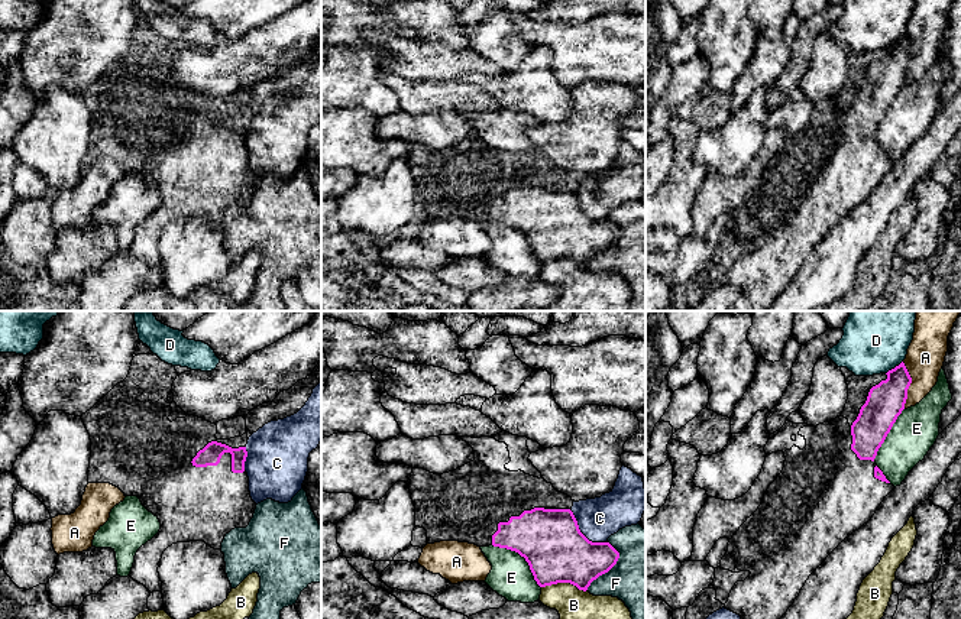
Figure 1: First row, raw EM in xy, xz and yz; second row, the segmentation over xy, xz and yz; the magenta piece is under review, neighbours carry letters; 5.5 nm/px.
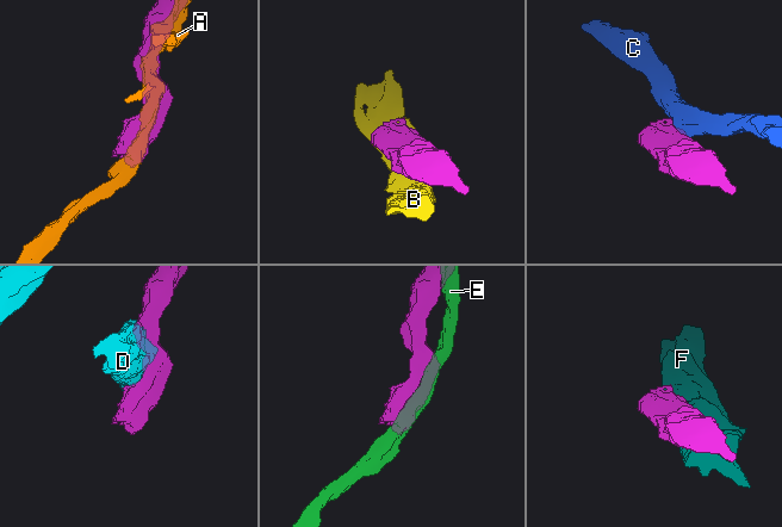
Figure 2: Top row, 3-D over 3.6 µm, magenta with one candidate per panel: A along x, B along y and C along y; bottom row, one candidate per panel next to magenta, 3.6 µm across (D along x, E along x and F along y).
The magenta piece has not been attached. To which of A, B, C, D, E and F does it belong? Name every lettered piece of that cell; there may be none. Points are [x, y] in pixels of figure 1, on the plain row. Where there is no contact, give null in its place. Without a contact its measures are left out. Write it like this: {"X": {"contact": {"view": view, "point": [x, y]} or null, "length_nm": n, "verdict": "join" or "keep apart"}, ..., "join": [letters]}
{"A": {"contact": {"view": "yz", "point": [909, 61]}, "length_nm": 260, "verdict": "keep apart"}, "B": {"contact": {"view": "xz", "point": [565, 258]}, "length_nm": 260, "verdict": "keep apart"}, "C": {"contact": {"view": "xz", "point": [582, 210]}, "length_nm": 280, "verdict": "keep apart"}, "D": {"contact": {"view": "yz", "point": [895, 44]}, "length_nm": 120, "verdict": "keep apart"}, "E": {"contact": {"view": "xz", "point": [523, 232]}, "length_nm": 360, "verdict": "keep apart"}, "F": {"contact": {"view": "xz", "point": [611, 243]}, "length_nm": 300, "verdict": "keep apart"}, "join": []}

